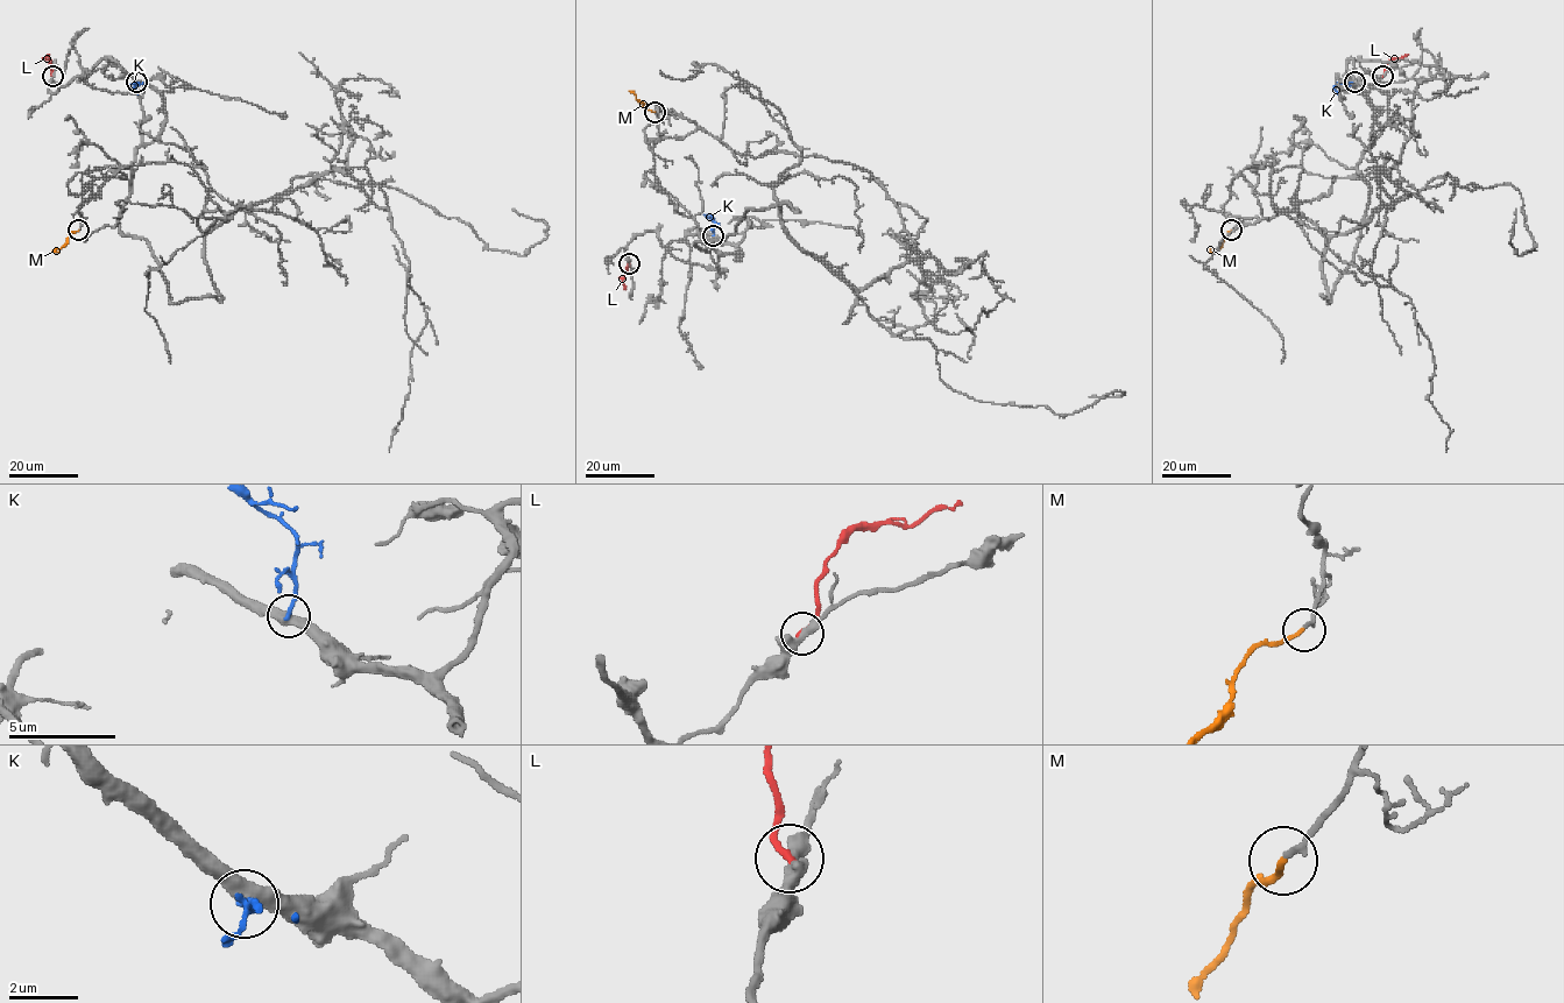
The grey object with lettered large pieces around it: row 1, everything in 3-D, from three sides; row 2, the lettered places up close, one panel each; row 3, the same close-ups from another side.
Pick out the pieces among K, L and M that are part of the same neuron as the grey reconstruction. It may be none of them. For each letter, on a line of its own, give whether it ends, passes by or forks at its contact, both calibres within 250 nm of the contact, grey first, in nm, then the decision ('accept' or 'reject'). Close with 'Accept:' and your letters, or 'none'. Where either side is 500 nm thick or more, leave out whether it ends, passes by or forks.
K: it ends there; 440 nm thick on the grey side, 200 nm on the other; reject
L: it ends there; 320 nm thick on the grey side, 190 nm on the other; reject
M: it ends there; 200 nm thick on the grey side, 170 nm on the other; reject
Accept: none

